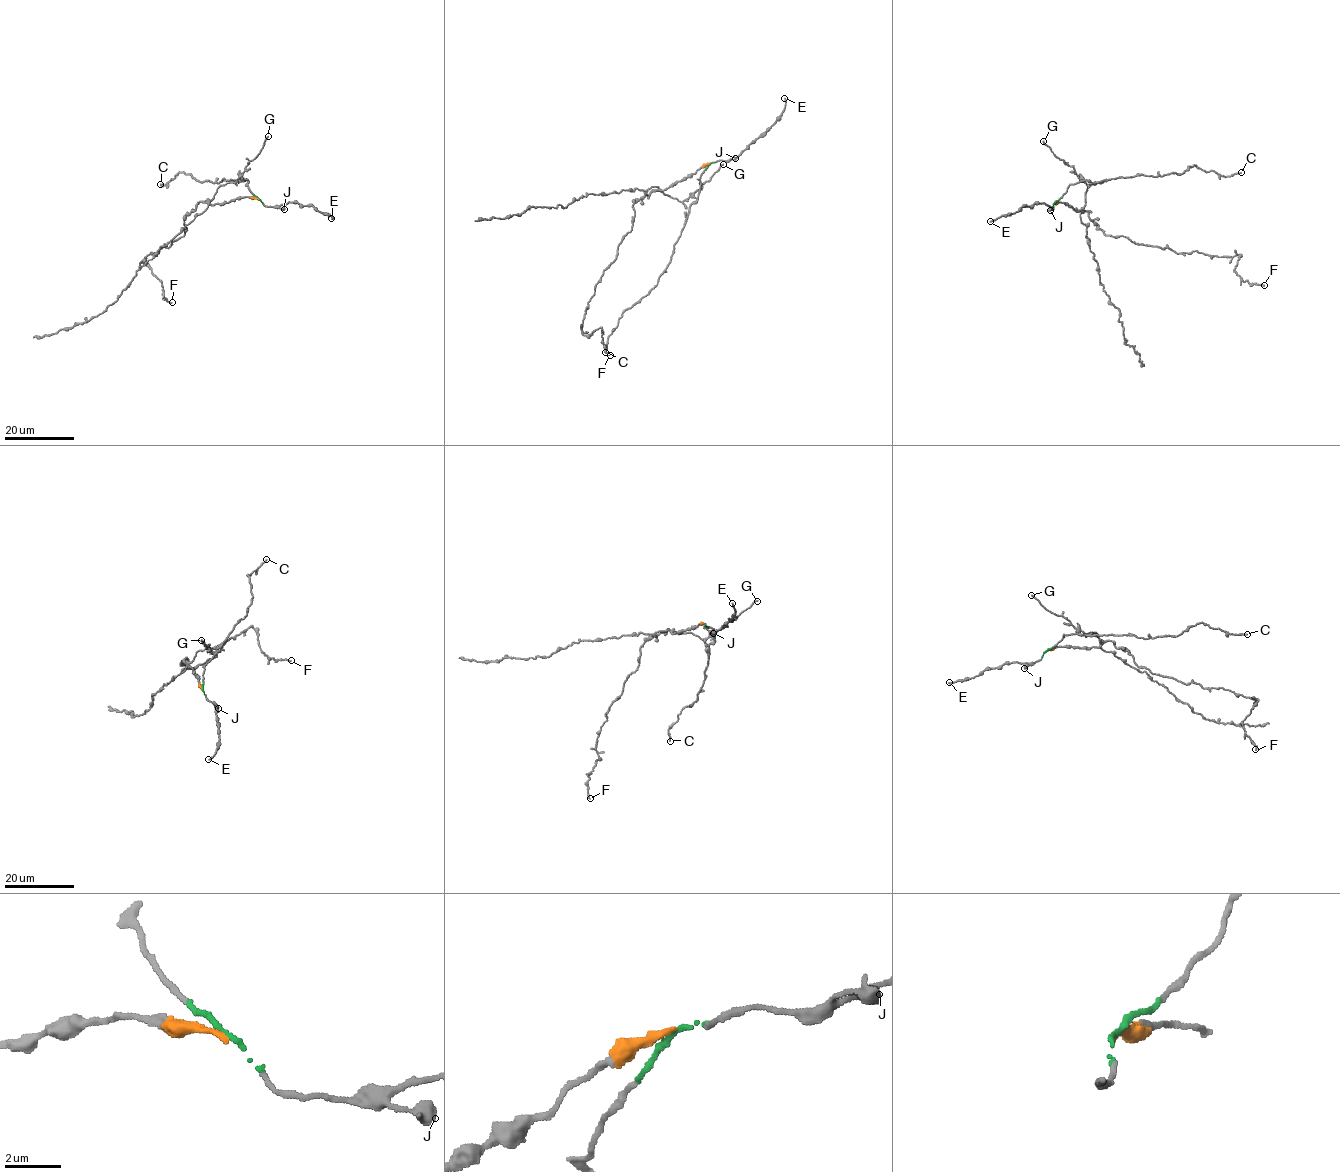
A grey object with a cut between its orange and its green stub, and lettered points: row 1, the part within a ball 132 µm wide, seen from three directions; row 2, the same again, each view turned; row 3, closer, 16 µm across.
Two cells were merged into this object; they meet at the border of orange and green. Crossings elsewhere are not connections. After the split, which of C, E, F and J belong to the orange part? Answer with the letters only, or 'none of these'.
F

